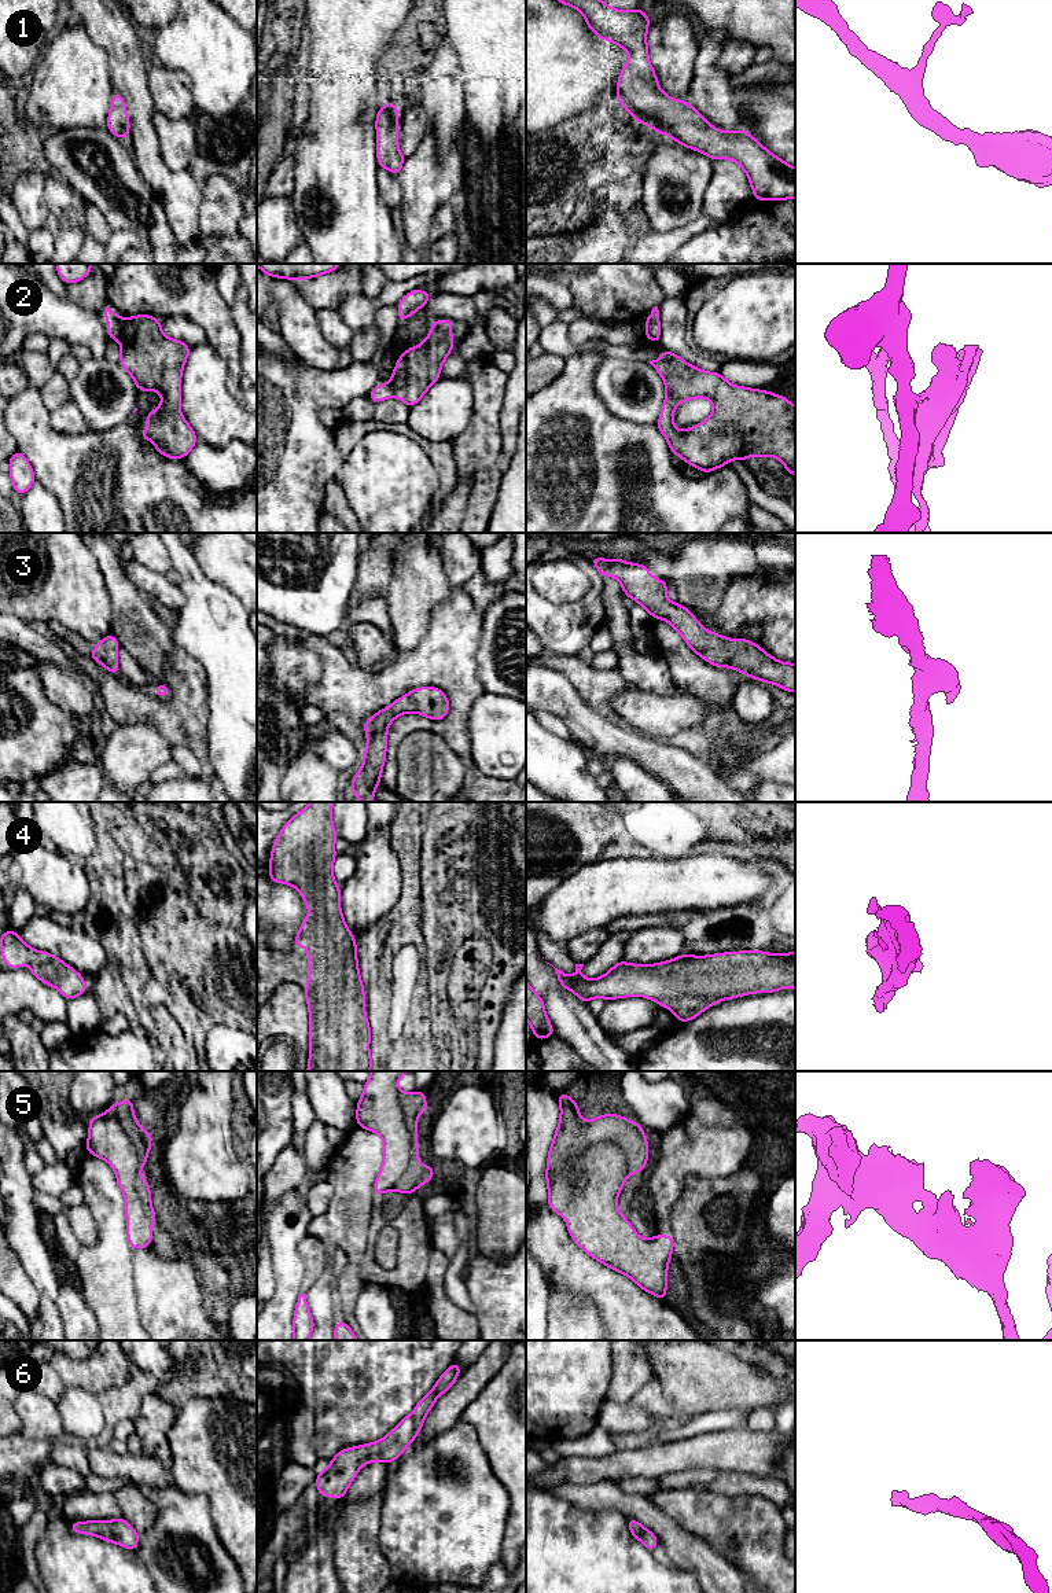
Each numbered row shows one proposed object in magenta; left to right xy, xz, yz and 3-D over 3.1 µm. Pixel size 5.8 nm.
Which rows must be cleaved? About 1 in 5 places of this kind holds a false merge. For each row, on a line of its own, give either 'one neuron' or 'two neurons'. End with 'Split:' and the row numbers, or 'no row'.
1: one neuron
2: two neurons
3: one neuron
4: one neuron
5: two neurons
6: one neuron
Split: 2, 5

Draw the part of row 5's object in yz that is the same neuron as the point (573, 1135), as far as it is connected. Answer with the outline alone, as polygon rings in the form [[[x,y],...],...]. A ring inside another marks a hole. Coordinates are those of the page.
[[[567,1093],[556,1096],[560,1119],[548,1151],[547,1167],[553,1170],[575,1159],[582,1151],[600,1140],[614,1140],[626,1149],[630,1174],[641,1173],[648,1162],[648,1141],[644,1129],[618,1114],[604,1114],[584,1122],[575,1103]]]

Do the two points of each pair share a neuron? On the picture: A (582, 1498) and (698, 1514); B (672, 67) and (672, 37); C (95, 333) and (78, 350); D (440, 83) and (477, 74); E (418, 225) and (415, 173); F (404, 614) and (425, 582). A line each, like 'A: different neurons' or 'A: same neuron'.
A: different neurons
B: same neuron
C: different neurons
D: different neurons
E: same neuron
F: same neuron

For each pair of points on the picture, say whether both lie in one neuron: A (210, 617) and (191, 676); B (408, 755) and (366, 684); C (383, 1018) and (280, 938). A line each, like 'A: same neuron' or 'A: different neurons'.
A: different neurons
B: different neurons
C: different neurons

